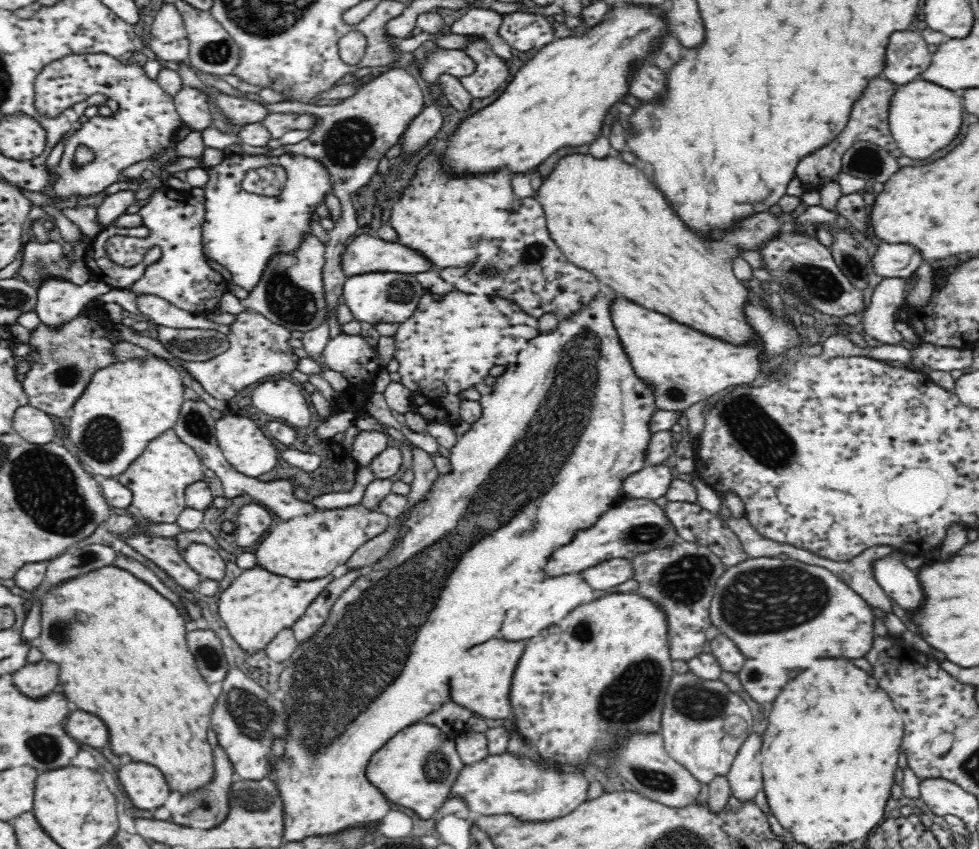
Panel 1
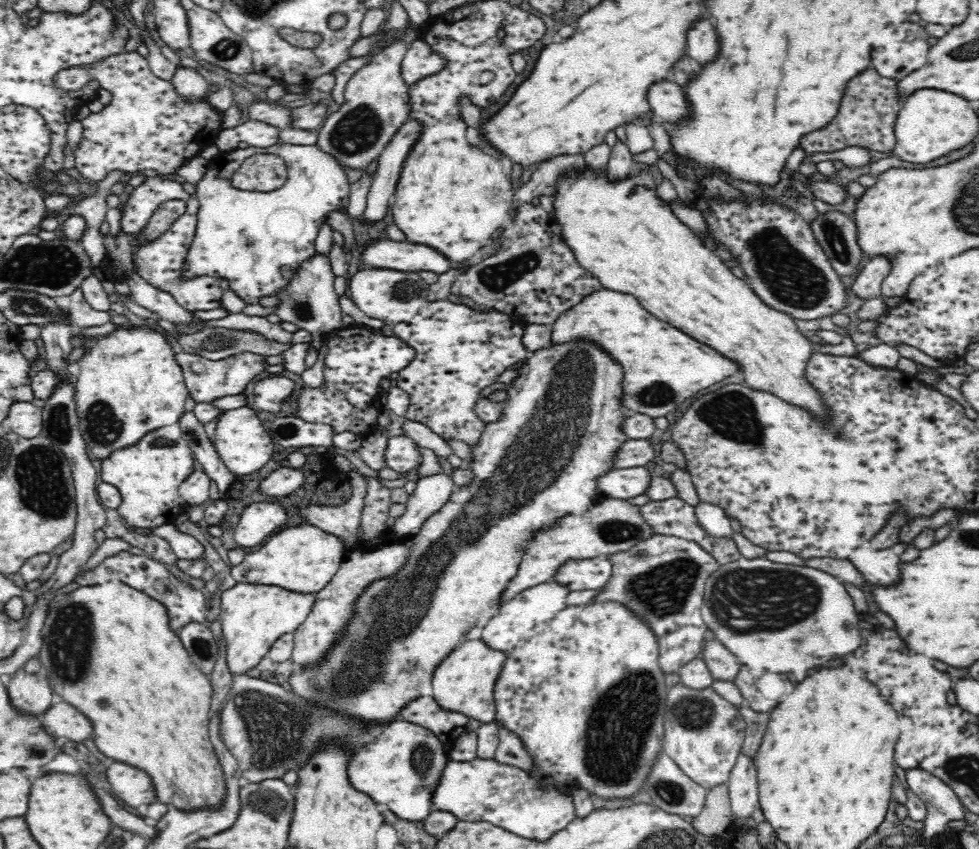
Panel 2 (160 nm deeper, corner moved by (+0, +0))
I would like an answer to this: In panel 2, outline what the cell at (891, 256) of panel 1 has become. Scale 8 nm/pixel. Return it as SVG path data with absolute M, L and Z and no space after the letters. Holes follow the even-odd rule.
M876 256L864 262L851 285L852 293L865 301L880 298L884 278L889 276L891 269L892 262L886 256Z

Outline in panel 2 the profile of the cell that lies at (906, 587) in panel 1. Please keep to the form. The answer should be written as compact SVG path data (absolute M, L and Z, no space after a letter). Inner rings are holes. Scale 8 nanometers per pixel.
M868 543L856 546L848 555L848 561L858 566L858 572L872 584L894 584L898 582L898 568L900 568L900 554L904 552L906 544L896 543L890 548L876 550Z

